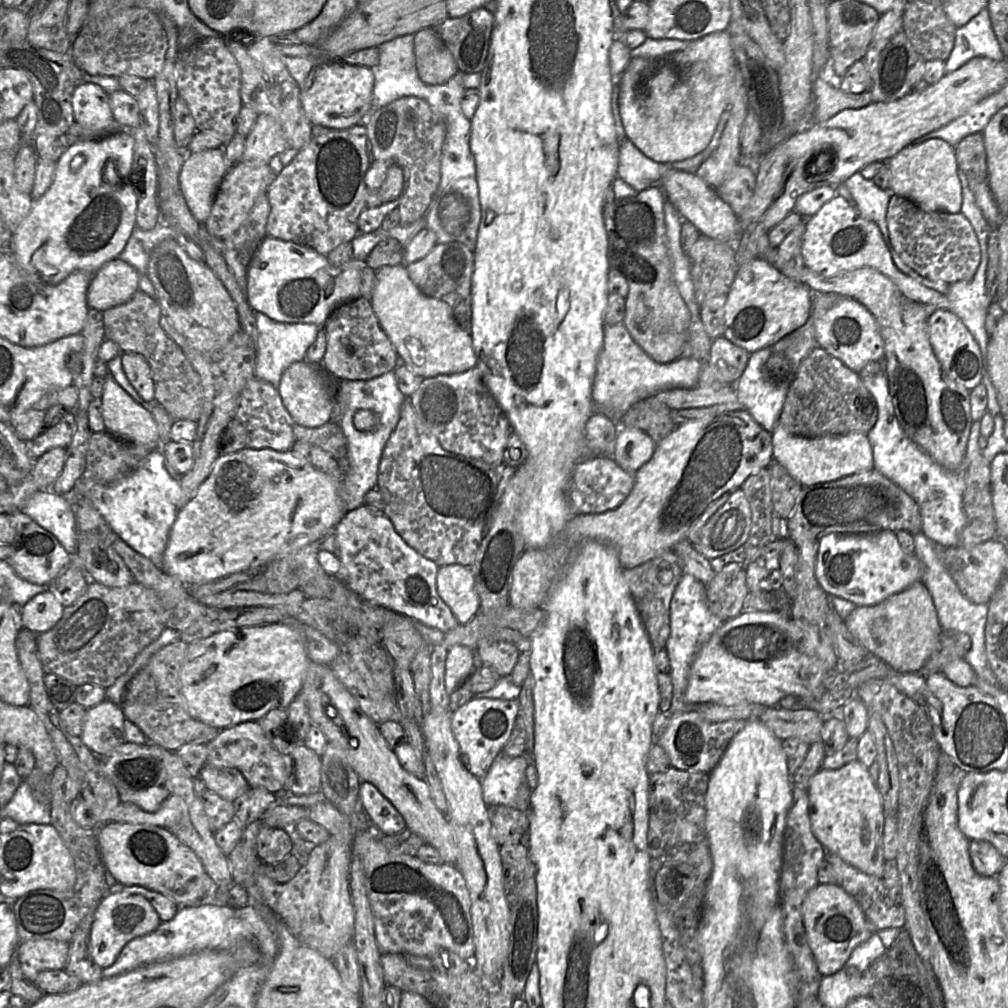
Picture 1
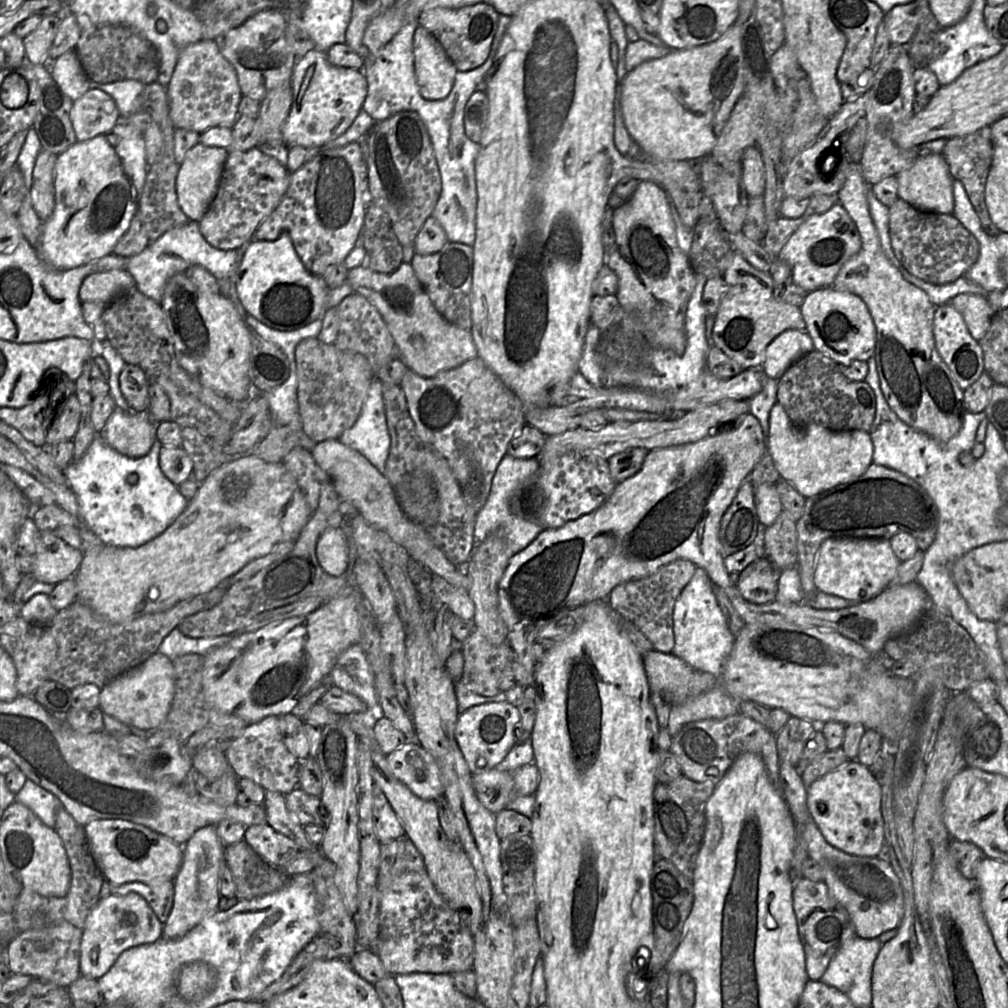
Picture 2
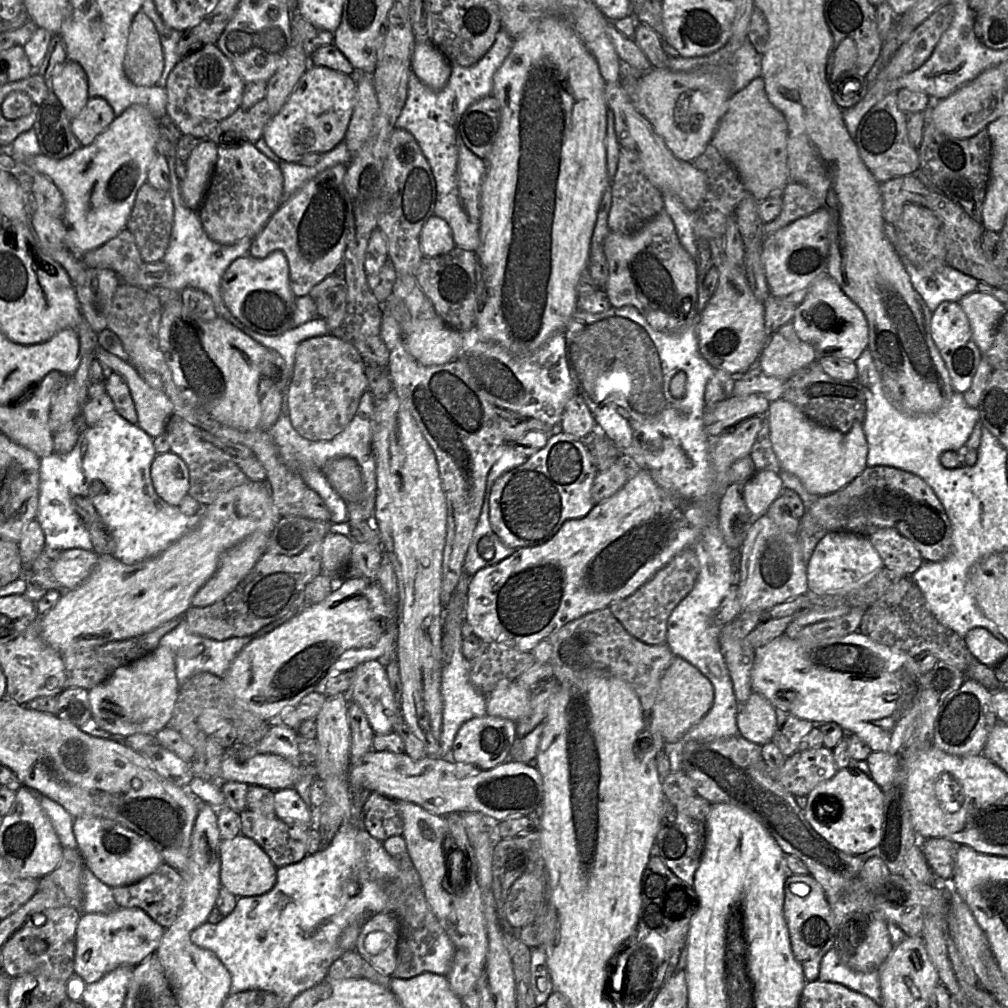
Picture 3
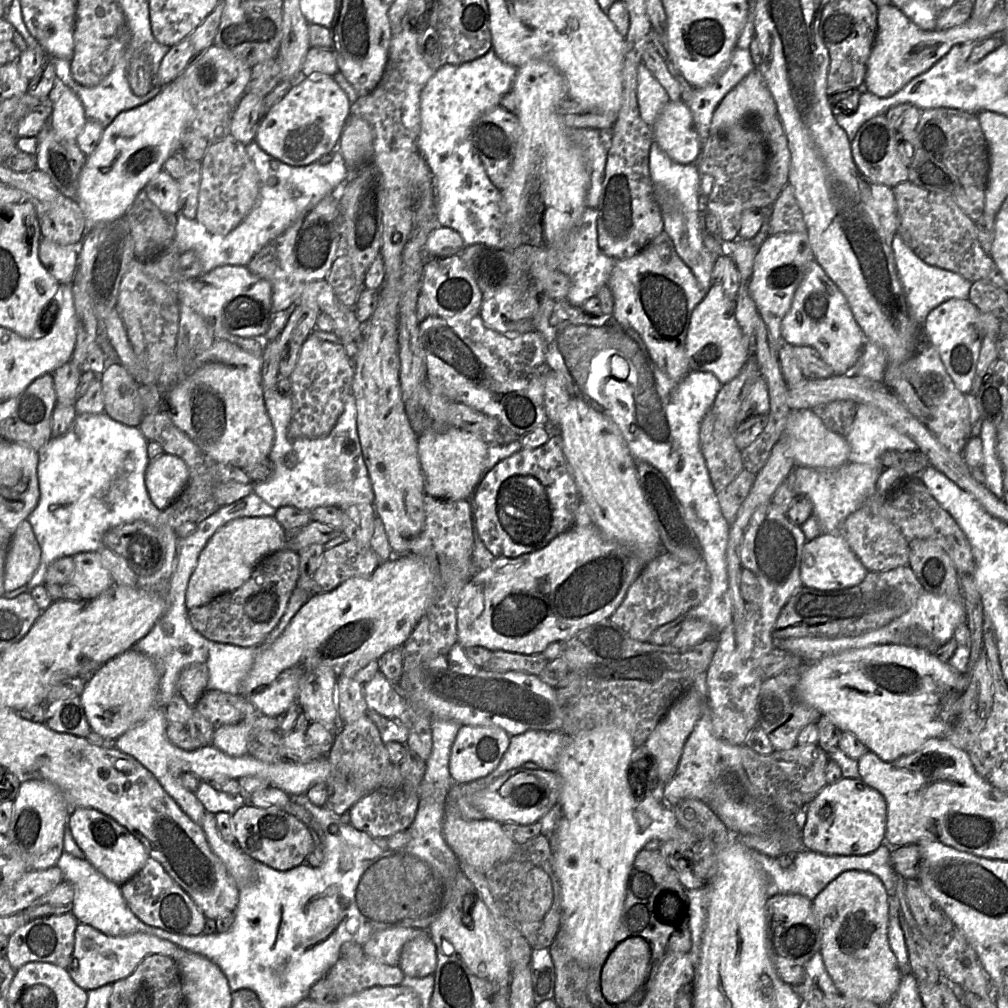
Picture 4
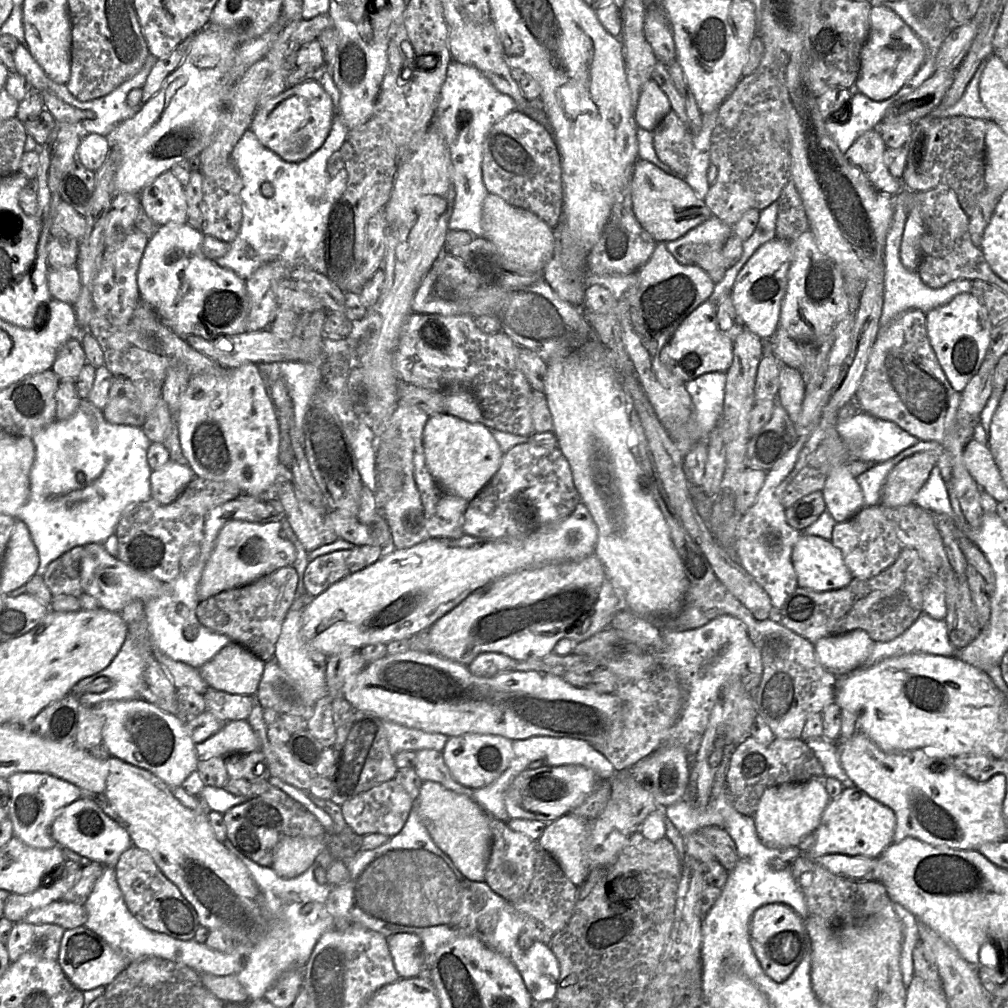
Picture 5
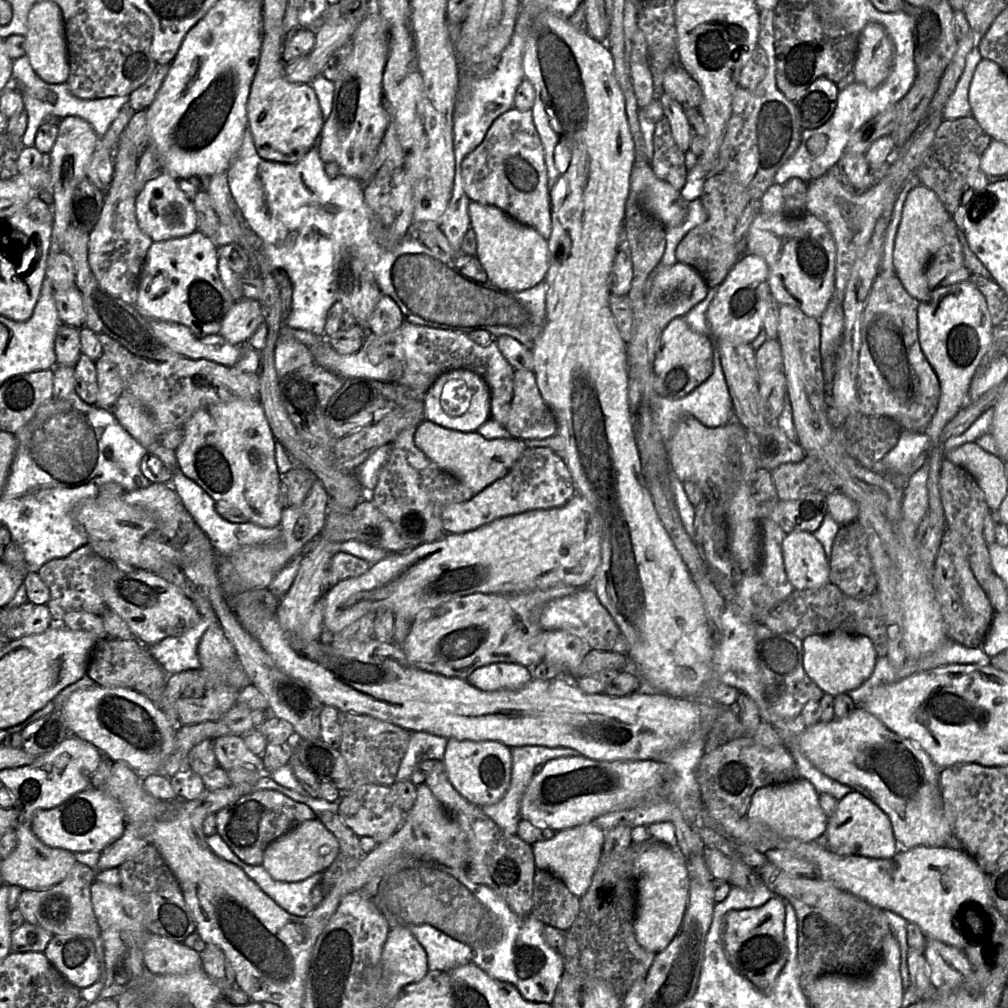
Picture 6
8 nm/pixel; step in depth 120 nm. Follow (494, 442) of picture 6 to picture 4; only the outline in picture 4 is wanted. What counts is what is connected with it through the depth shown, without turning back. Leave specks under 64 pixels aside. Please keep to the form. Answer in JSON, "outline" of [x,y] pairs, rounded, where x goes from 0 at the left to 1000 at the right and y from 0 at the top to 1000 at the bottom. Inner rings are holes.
{"outline":[[[447,424],[416,432],[415,449],[423,490],[437,496],[466,495],[480,472],[485,440],[470,430]]]}

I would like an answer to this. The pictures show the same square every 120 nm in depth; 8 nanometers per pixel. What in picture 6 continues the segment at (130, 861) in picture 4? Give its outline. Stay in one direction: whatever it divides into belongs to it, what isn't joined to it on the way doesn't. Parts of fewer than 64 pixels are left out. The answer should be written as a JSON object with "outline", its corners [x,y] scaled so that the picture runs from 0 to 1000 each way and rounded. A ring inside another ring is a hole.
{"outline":[[[87,782],[71,789],[59,800],[37,805],[30,822],[47,839],[61,841],[71,846],[101,845],[119,831],[125,819],[125,808],[119,796],[102,783]]]}

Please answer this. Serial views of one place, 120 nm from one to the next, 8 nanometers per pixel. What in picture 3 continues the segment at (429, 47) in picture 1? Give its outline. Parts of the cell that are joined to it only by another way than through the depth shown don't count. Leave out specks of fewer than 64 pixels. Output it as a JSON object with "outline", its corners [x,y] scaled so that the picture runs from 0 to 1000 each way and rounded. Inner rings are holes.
{"outline":[[[421,40],[412,41],[408,68],[419,82],[435,90],[443,83],[448,64],[429,41]]]}

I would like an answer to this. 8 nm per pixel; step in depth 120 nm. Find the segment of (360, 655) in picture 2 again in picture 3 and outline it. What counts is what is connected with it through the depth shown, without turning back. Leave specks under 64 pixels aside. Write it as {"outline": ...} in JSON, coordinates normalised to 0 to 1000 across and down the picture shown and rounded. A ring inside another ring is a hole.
{"outline":[[[367,655],[350,665],[352,675],[343,688],[344,695],[349,694],[358,701],[372,728],[380,729],[390,725],[390,719],[399,708],[380,658]]]}

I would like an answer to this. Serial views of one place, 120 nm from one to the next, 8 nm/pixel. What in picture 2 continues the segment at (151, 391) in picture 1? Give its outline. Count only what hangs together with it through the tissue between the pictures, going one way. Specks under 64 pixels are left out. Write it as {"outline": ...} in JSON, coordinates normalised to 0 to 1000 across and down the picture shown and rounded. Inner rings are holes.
{"outline":[[[124,361],[118,373],[118,382],[130,407],[133,409],[148,407],[149,380],[144,369],[138,363]]]}

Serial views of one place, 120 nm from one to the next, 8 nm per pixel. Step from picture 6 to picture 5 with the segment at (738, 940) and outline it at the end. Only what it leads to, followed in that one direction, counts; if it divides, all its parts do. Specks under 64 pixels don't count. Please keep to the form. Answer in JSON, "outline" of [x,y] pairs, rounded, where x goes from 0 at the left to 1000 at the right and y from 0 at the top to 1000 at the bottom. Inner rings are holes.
{"outline":[[[774,896],[760,897],[748,904],[744,914],[744,935],[757,963],[769,974],[781,972],[805,940],[800,912]]]}

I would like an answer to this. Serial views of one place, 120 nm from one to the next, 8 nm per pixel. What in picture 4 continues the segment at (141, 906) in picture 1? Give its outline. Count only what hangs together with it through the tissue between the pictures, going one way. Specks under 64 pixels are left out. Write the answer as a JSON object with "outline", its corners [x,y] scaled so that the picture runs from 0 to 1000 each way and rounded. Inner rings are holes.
{"outline":[[[78,916],[74,923],[70,953],[65,962],[78,979],[88,983],[128,968],[149,946],[162,946],[175,954],[179,952],[182,943],[173,936],[150,927],[136,925],[124,929],[108,929],[87,917]]]}

